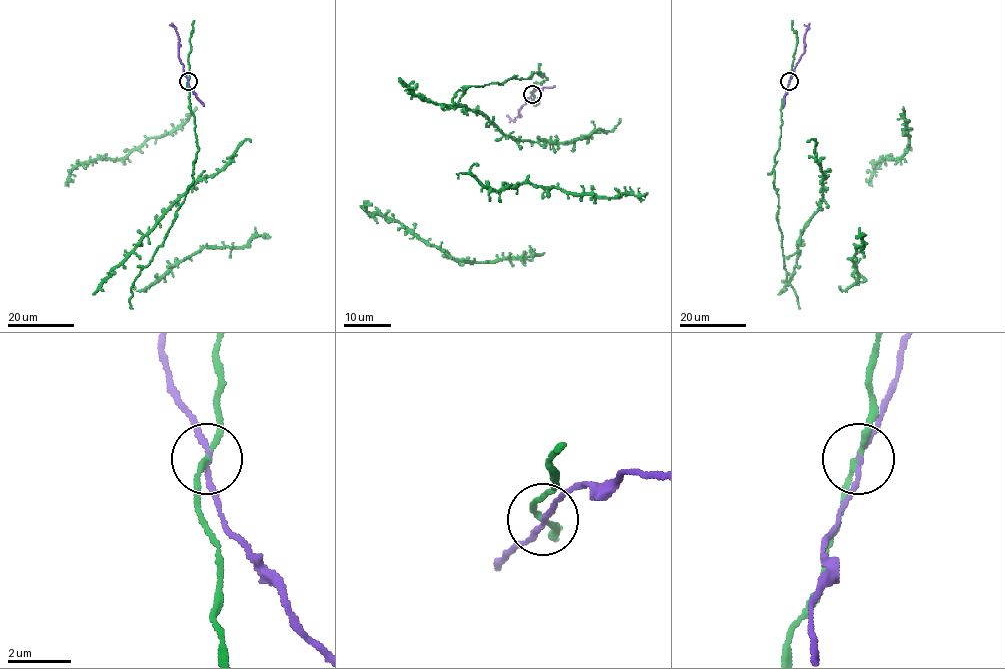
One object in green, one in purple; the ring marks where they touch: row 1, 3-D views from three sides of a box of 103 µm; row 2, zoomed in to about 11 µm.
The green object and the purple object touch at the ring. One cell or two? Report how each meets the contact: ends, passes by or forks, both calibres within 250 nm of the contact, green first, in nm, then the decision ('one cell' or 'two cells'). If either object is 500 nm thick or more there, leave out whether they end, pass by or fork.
green passes by; purple passes by; calibres 160 and 140 nm; two cells

